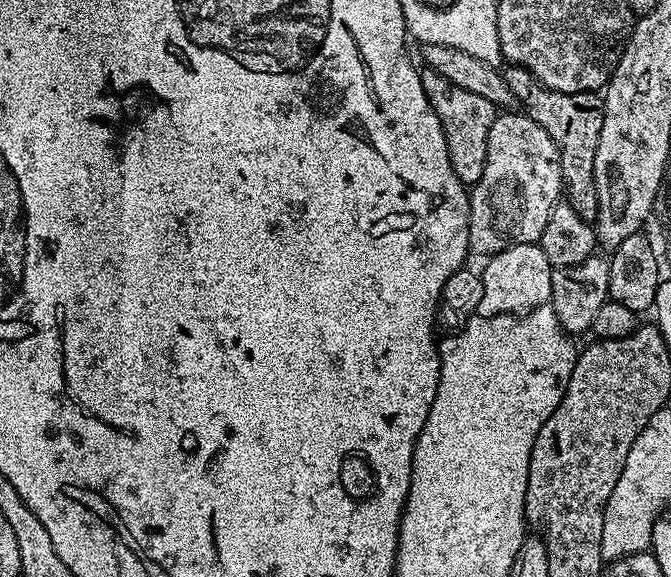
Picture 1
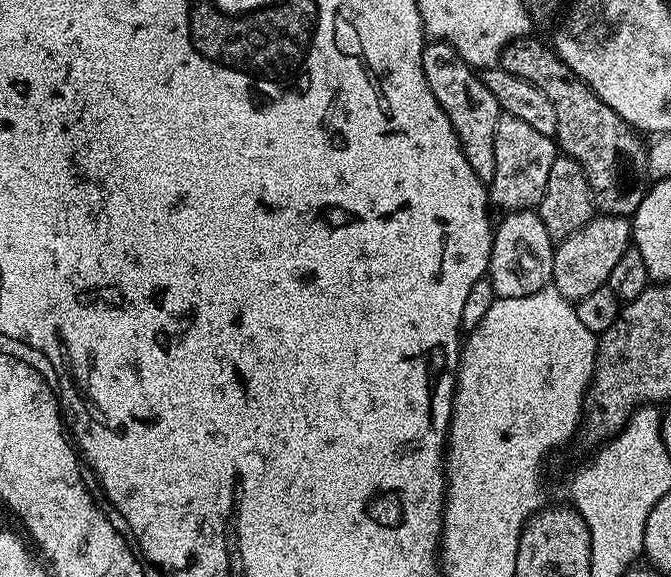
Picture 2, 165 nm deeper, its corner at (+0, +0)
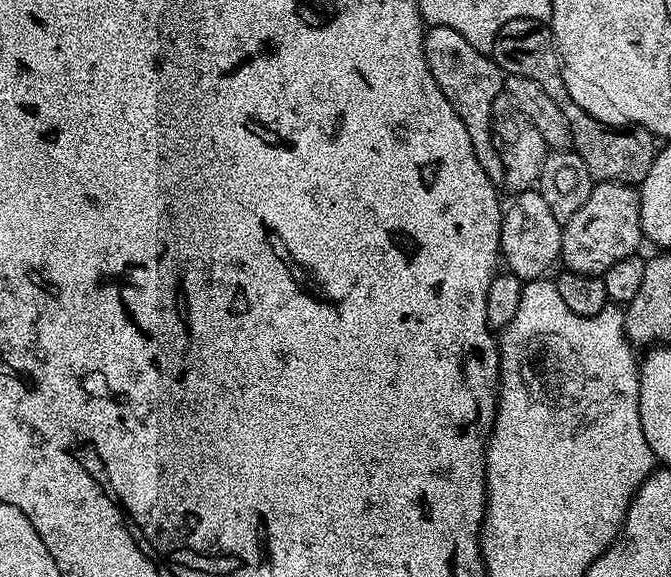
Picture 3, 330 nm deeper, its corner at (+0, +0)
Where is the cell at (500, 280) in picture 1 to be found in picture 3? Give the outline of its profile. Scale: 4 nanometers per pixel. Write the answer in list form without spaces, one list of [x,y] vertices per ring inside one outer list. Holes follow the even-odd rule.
[[[539,191],[519,193],[513,200],[516,201],[509,208],[507,205],[500,221],[500,255],[507,271],[519,280],[538,280],[552,263],[560,260],[562,224],[550,214],[550,206],[546,206],[546,198],[542,198]]]

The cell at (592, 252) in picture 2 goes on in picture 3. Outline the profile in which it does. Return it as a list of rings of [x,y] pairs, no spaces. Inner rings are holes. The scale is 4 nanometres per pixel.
[[[601,180],[586,198],[585,204],[570,219],[563,221],[560,234],[560,260],[570,272],[583,276],[603,277],[614,262],[637,255],[642,235],[640,231],[640,194],[631,184]]]

